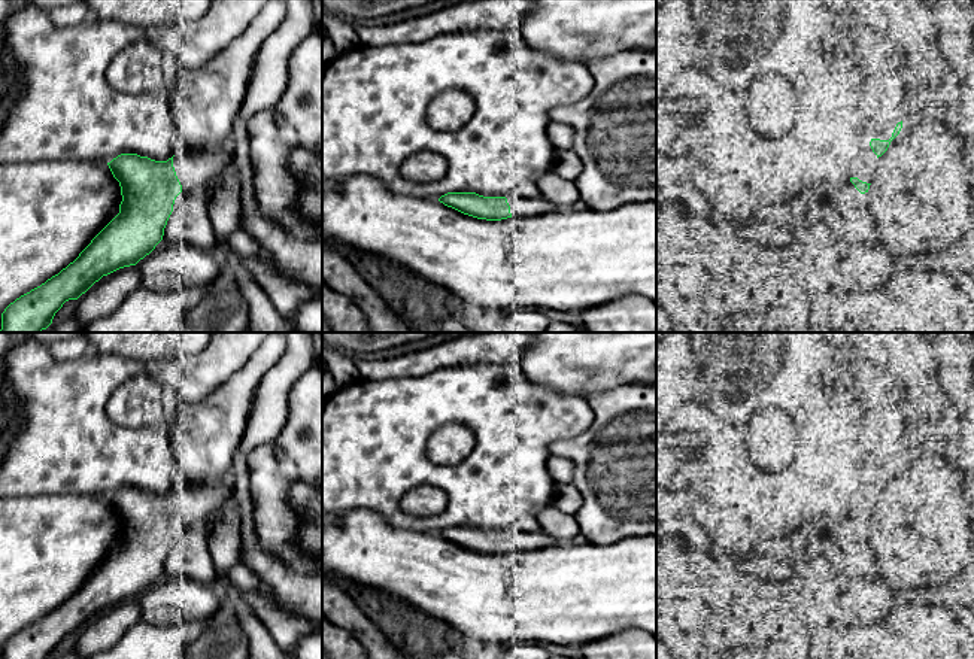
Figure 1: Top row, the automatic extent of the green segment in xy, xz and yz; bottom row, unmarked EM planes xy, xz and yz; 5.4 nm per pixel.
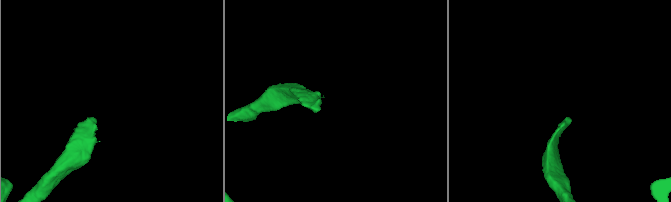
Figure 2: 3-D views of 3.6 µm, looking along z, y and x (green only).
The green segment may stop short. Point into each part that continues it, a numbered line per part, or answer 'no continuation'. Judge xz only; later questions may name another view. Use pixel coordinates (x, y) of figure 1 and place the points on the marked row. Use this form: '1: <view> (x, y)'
1: xz (519, 206)

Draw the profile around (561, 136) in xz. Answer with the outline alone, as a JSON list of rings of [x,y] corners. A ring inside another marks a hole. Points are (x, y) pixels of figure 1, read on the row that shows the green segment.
[[[552,121],[547,127],[547,137],[555,149],[573,149],[574,130],[558,121]]]

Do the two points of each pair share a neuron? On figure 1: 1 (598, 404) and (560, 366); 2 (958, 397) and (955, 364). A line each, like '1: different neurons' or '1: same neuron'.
1: different neurons
2: same neuron

